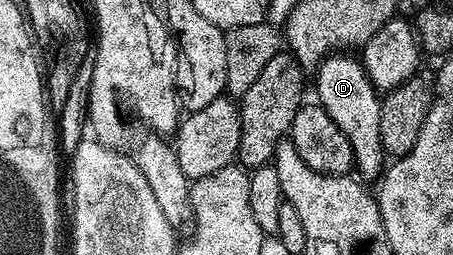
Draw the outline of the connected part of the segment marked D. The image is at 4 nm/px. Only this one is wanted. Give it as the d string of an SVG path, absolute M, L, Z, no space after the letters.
M339 51L324 58L317 67L314 77L314 89L318 92L317 104L332 119L348 141L354 156L354 169L357 176L377 178L384 169L384 154L380 143L380 100L379 90L368 79L361 60L357 56Z

